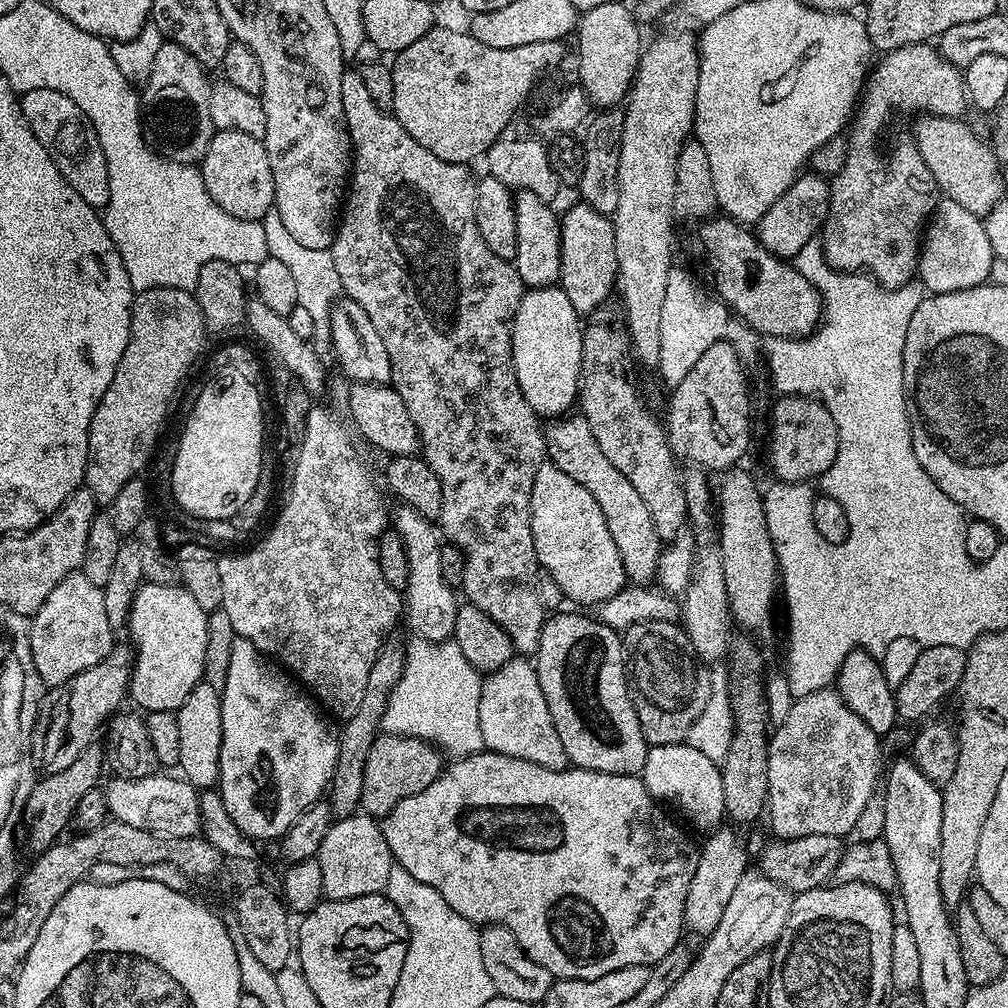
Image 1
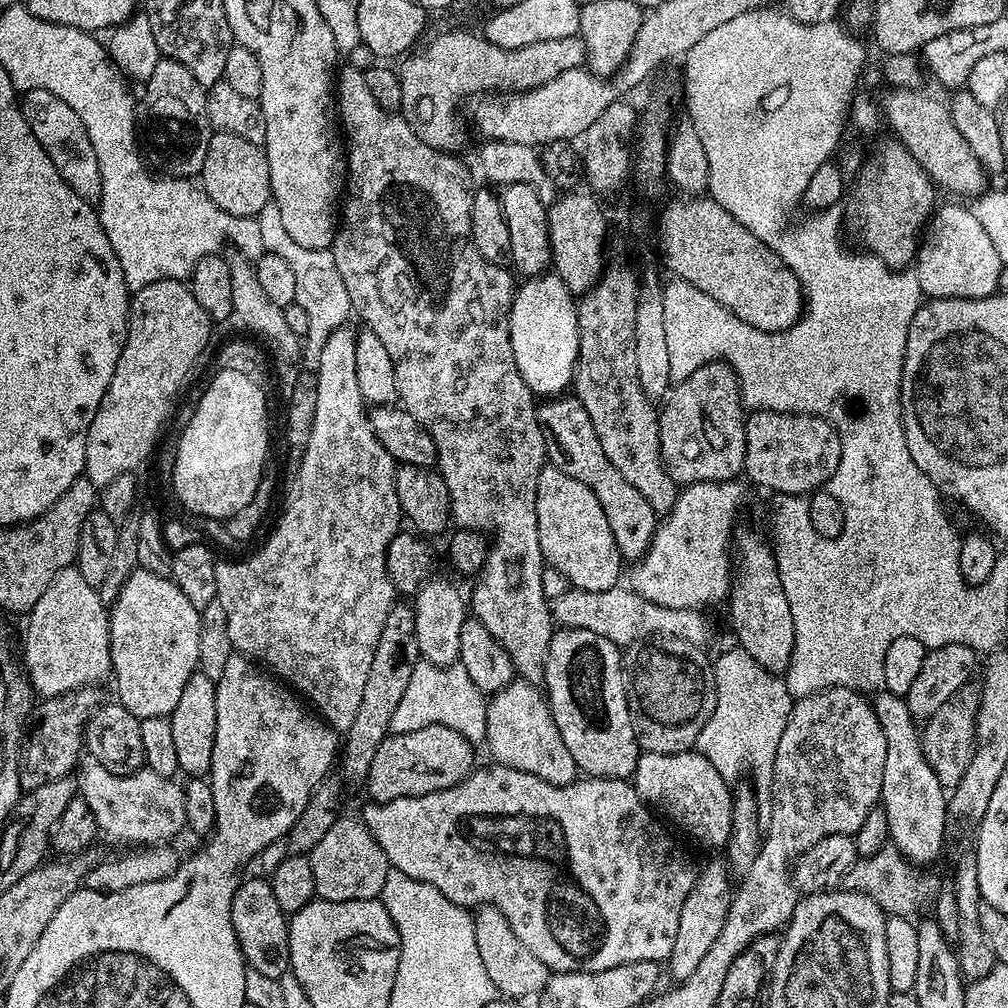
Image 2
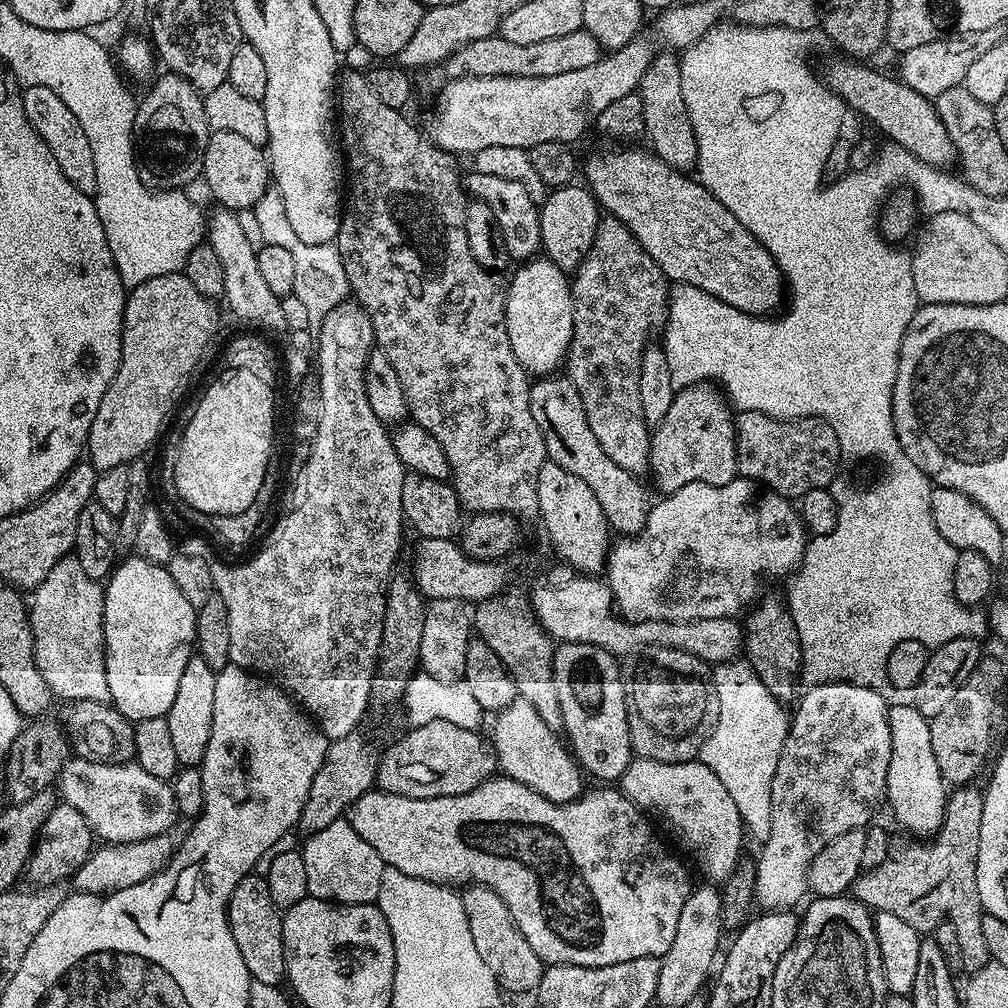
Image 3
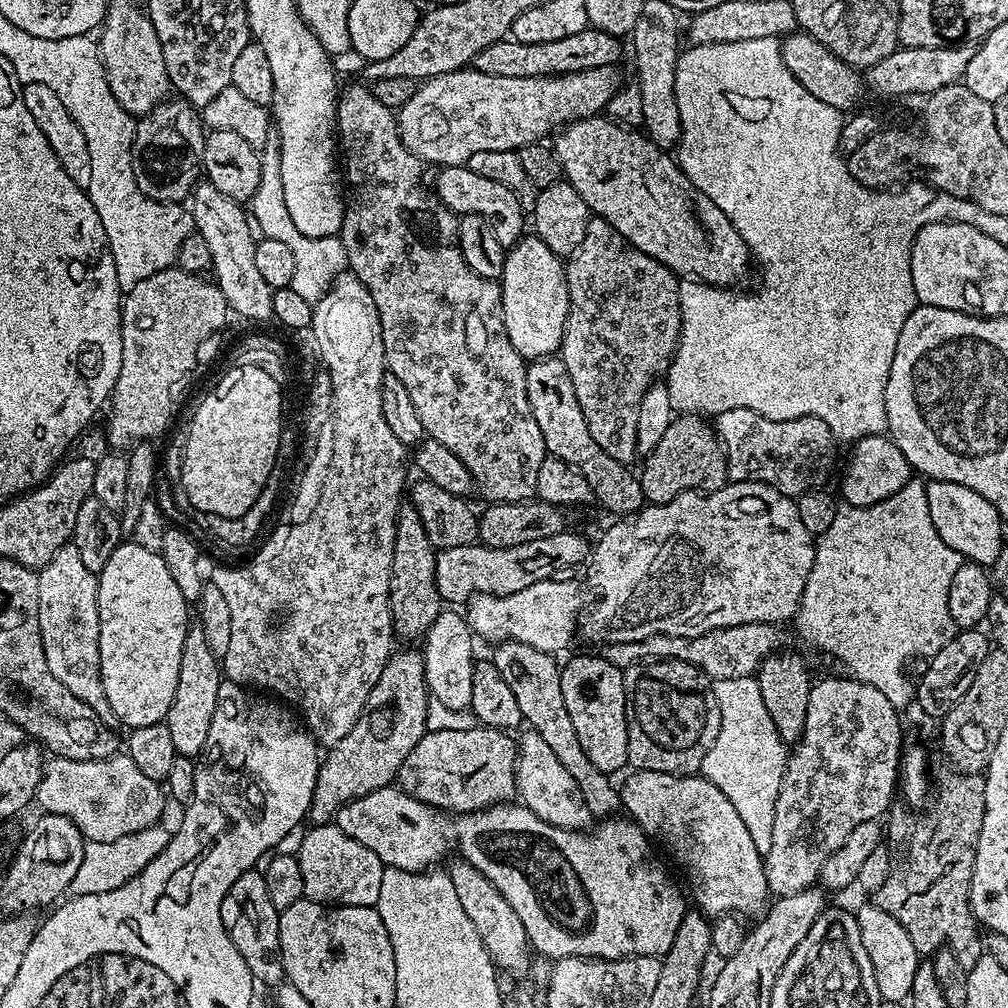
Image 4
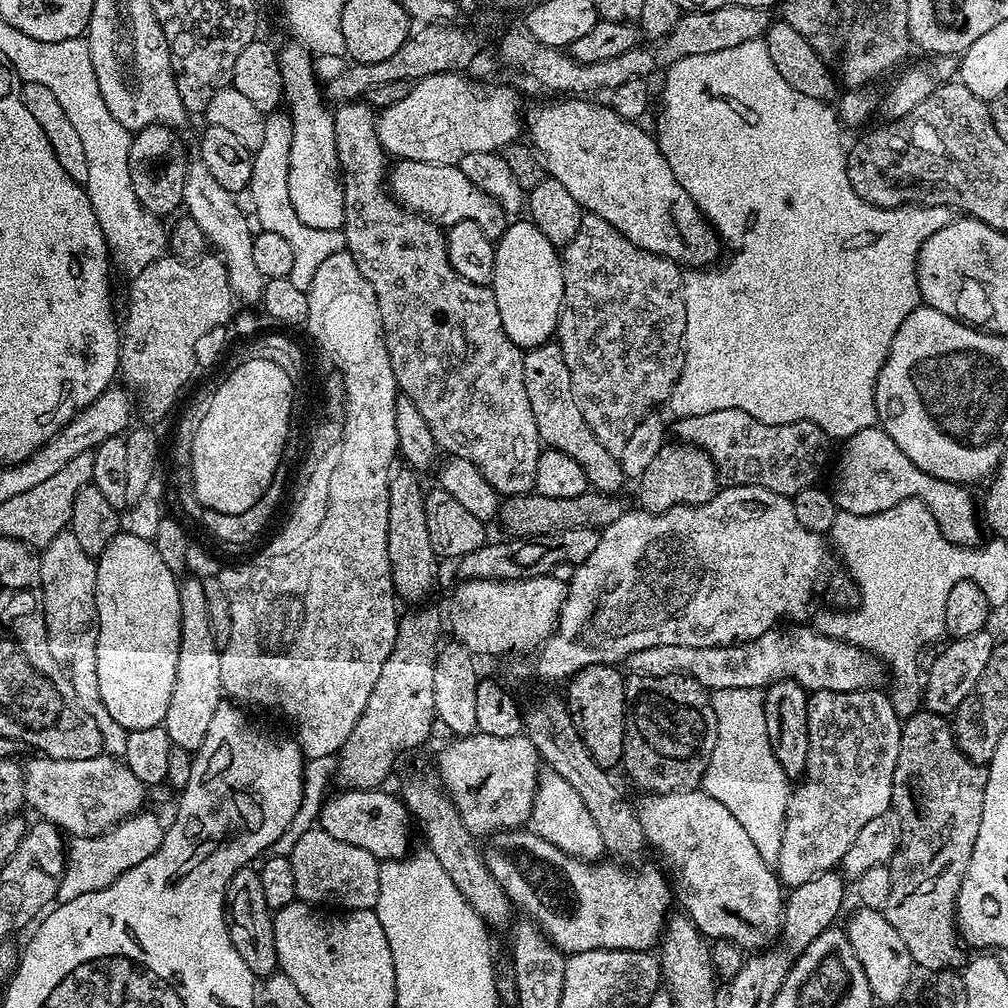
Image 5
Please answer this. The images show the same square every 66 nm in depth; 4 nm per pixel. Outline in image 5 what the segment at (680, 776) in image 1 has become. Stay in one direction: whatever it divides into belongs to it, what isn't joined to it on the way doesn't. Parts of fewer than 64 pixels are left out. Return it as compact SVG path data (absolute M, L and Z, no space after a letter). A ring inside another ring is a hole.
M702 790L644 794L641 797L635 810L642 822L645 841L660 851L665 864L663 867L674 889L675 901L684 904L683 911L694 922L696 929L706 938L729 940L743 950L773 947L782 936L786 896L773 865L766 863L762 854L758 854L754 842L750 842L750 834L746 834L738 818L734 818L734 814L730 814L718 798L710 798L710 794Z

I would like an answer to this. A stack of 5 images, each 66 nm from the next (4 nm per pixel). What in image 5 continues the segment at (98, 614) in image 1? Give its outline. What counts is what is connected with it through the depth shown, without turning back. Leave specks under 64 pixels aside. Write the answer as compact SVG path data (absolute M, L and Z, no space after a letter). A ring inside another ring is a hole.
M70 530L58 534L39 553L40 581L44 587L44 617L46 638L50 642L50 654L64 669L66 683L74 686L80 708L98 722L102 730L104 752L113 758L126 754L126 738L129 732L102 706L102 694L98 694L98 614L96 613L96 565L97 561L82 550L78 538Z

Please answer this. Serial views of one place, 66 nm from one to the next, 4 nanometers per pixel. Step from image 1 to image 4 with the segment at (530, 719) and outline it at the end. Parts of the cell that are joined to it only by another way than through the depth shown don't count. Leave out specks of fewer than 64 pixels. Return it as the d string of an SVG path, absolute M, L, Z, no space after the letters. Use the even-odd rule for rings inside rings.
M524 730L524 733L518 736L516 790L525 807L538 814L538 818L559 828L580 830L585 827L584 819L589 819L590 813L584 807L582 790L578 790L578 782L574 782L570 770L566 770L566 766L558 762L557 755L554 754L554 750L550 750L550 745L543 740L542 734L531 730Z

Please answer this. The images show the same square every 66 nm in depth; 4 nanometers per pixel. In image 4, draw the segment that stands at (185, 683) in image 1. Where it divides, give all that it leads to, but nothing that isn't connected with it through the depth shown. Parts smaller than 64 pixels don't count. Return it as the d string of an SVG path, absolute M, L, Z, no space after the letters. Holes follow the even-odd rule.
M122 542L110 554L110 562L98 574L98 622L100 623L100 669L102 670L102 686L106 686L106 702L110 702L110 710L115 719L125 724L125 729L131 730L138 726L154 726L167 717L170 706L174 702L174 690L178 686L178 670L182 662L182 646L186 642L186 634L190 627L188 621L189 601L182 598L182 590L174 583L170 570L166 570L166 562L159 552L146 550L146 546L138 546L134 542Z

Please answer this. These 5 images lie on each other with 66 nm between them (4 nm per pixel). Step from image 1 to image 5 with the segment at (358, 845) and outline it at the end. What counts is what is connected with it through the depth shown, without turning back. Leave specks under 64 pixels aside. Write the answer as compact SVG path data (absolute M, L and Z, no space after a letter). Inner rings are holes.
M312 826L294 842L290 859L294 866L297 901L313 906L333 904L336 910L375 909L381 861L370 854L370 850L350 846L350 842L338 842L338 838L330 838L330 834Z

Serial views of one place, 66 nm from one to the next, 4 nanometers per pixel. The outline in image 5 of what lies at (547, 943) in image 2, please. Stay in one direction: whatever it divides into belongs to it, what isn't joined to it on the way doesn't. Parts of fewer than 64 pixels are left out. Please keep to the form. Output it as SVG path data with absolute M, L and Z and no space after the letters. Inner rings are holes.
M344 790L339 793L341 796L333 800L325 799L318 813L318 827L330 834L330 838L338 838L338 842L350 842L350 846L362 846L362 850L370 850L370 854L374 854L381 862L403 860L410 852L408 843L412 840L413 825L403 799L384 791ZM509 830L507 832L497 832L483 845L482 855L484 864L498 878L504 893L512 899L513 905L517 909L524 911L523 915L531 920L533 924L538 925L544 935L552 941L554 947L559 948L565 954L574 952L585 952L586 950L598 950L599 948L609 948L610 950L626 950L627 952L646 952L657 947L662 933L666 927L666 921L669 919L670 911L668 907L674 904L674 892L670 887L670 880L663 871L660 872L627 872L624 868L619 868L616 864L604 864L605 862L589 862L579 860L576 856L571 856L562 851L558 846L554 846L538 835L535 830Z

